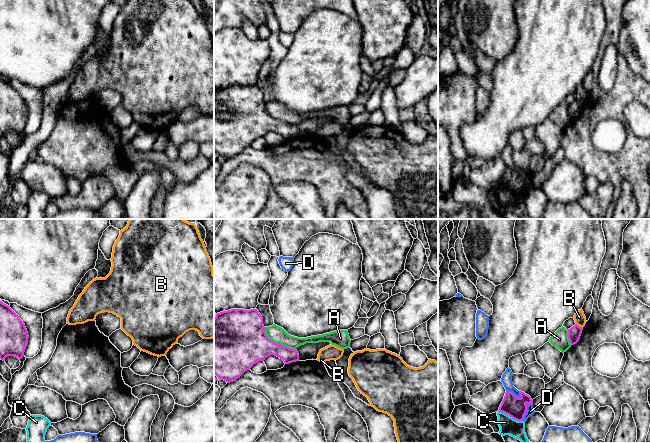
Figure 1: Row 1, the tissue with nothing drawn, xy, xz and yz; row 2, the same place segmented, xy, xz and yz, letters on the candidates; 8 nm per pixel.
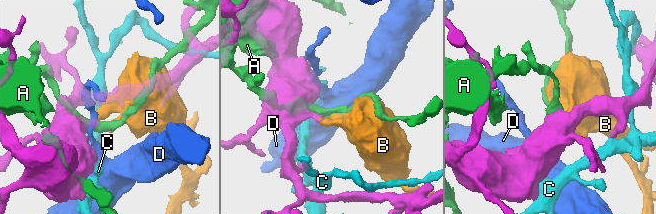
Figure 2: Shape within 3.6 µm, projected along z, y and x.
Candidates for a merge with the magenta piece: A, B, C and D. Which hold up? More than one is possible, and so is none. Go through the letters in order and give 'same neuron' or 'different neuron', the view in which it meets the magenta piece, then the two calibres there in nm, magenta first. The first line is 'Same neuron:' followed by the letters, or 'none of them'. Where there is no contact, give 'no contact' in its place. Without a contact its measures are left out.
Same neuron: none of them
A: different neuron; contact in xz; calibres 360 and 130 nm
B: different neuron; contact in yz; calibres 110 and 90 nm
C: different neuron; contact in yz; calibres 170 and 140 nm
D: different neuron; contact in yz; calibres 170 and 70 nm

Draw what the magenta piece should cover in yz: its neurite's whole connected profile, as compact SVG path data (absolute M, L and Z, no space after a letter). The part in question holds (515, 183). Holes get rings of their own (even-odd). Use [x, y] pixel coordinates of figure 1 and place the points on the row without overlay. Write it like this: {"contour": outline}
{"contour": "M506 167L498 187L509 191L517 197L523 197L527 182L533 179L533 176L522 167L520 167L520 172L518 174L512 168Z"}

